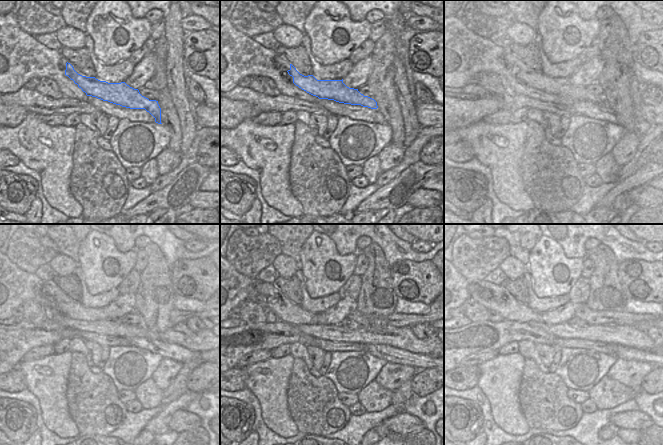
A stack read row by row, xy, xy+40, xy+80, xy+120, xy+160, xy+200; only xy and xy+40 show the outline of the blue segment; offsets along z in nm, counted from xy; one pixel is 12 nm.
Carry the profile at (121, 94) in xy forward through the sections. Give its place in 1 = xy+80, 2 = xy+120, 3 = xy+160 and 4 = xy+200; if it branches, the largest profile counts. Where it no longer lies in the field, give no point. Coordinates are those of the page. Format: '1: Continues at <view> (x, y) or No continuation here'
1: Continues at xy+80 (543, 85)
2: Continues at xy+120 (50, 295)
3: Continues at xy+160 (267, 295)
4: Continues at xy+200 (492, 296).

